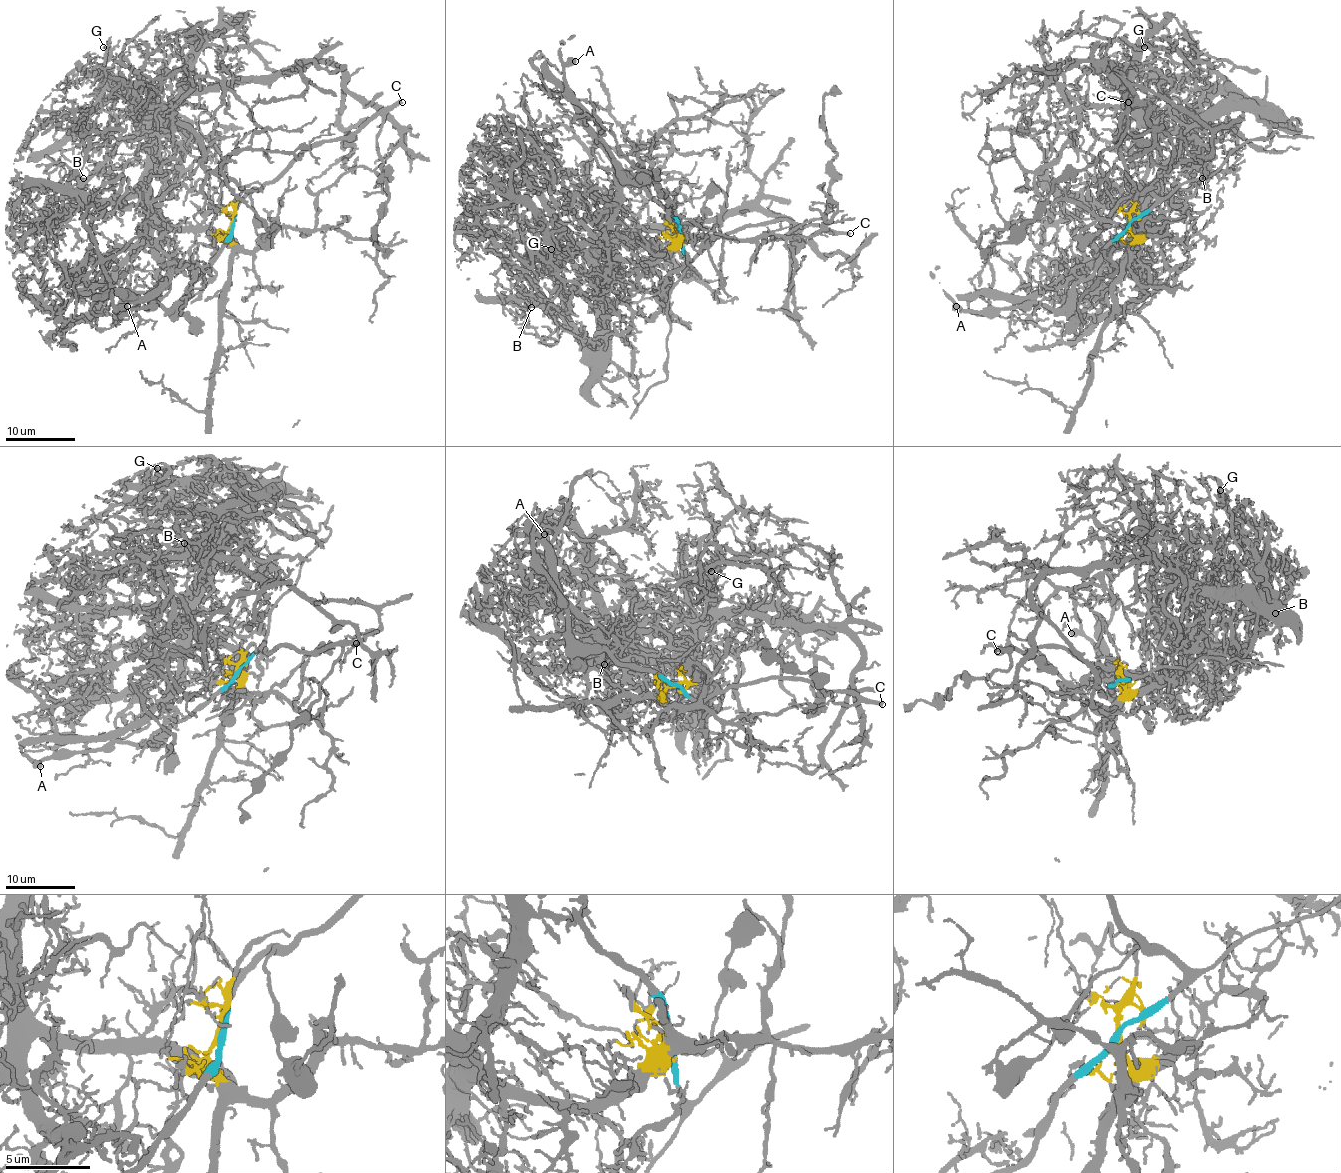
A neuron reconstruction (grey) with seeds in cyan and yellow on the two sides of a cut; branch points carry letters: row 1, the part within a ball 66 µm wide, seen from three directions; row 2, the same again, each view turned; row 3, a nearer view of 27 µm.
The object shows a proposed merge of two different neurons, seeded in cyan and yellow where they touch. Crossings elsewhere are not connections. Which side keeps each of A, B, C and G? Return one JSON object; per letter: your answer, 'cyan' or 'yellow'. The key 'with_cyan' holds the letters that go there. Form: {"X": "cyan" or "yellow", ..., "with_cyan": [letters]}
{"A": "cyan", "B": "yellow", "C": "cyan", "G": "yellow", "with_cyan": ["A", "C"]}

